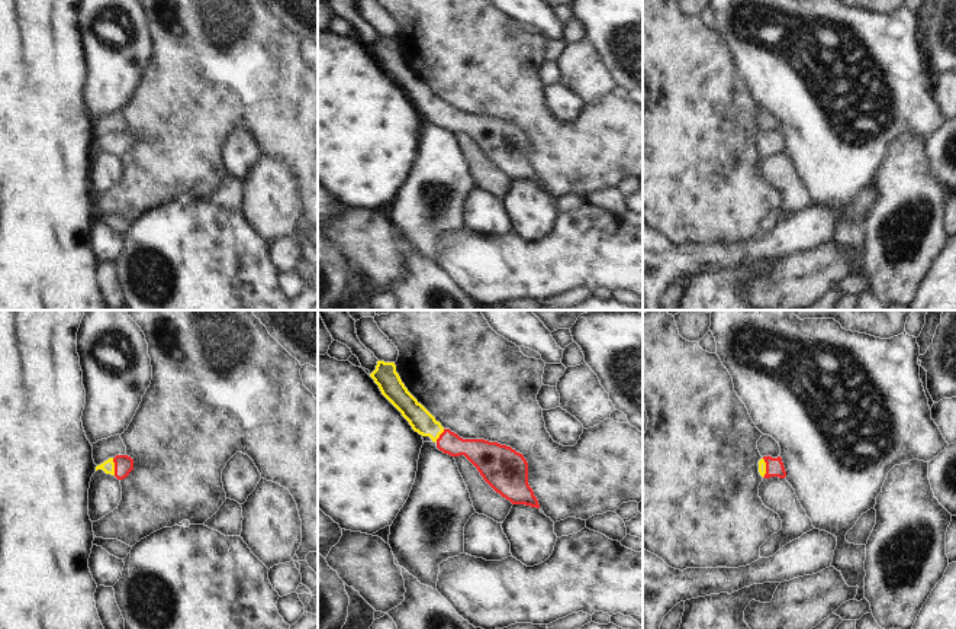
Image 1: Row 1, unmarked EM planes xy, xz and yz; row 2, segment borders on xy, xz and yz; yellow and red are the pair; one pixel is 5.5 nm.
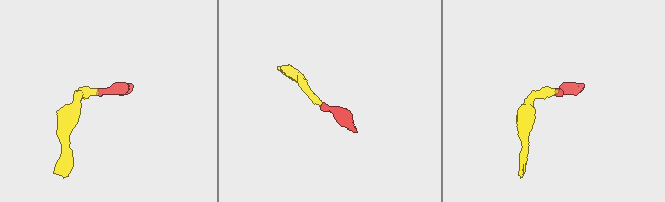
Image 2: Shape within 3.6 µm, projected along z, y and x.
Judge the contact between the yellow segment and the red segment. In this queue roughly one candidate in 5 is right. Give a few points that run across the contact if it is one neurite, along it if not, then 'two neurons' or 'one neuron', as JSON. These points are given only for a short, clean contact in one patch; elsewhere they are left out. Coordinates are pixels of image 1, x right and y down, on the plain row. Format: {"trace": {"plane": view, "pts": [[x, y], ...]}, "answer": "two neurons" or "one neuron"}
{"trace": {"plane": "xy", "pts": [[108, 142], [113, 142], [124, 139]]}, "answer": "one neuron"}

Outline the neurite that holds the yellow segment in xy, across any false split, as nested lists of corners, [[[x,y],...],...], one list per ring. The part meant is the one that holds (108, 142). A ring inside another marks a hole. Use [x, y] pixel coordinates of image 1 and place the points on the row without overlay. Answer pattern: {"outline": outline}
{"outline": [[[116,130],[115,133],[109,133],[103,139],[96,142],[97,145],[103,145],[106,149],[115,151],[118,155],[123,155],[133,145],[133,135],[128,130]]]}

